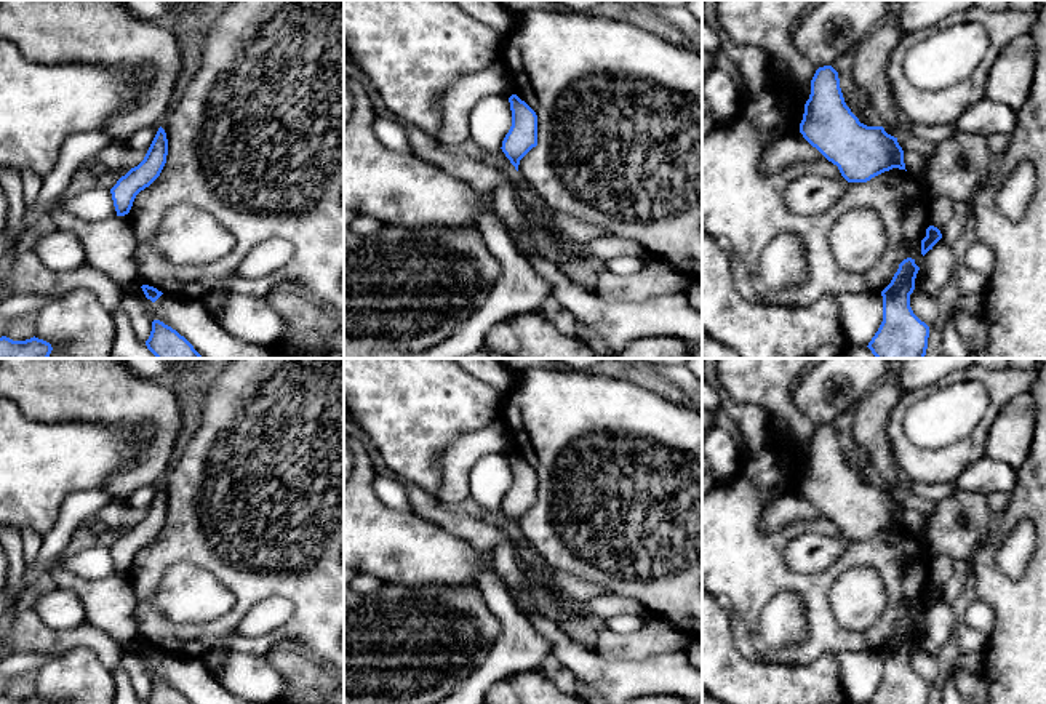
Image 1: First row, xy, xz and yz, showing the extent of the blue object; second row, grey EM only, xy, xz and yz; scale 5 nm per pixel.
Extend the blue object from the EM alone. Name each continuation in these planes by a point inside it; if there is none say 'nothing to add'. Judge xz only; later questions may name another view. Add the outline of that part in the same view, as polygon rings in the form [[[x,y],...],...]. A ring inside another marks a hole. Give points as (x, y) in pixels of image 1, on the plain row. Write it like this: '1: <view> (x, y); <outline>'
nothing to add

